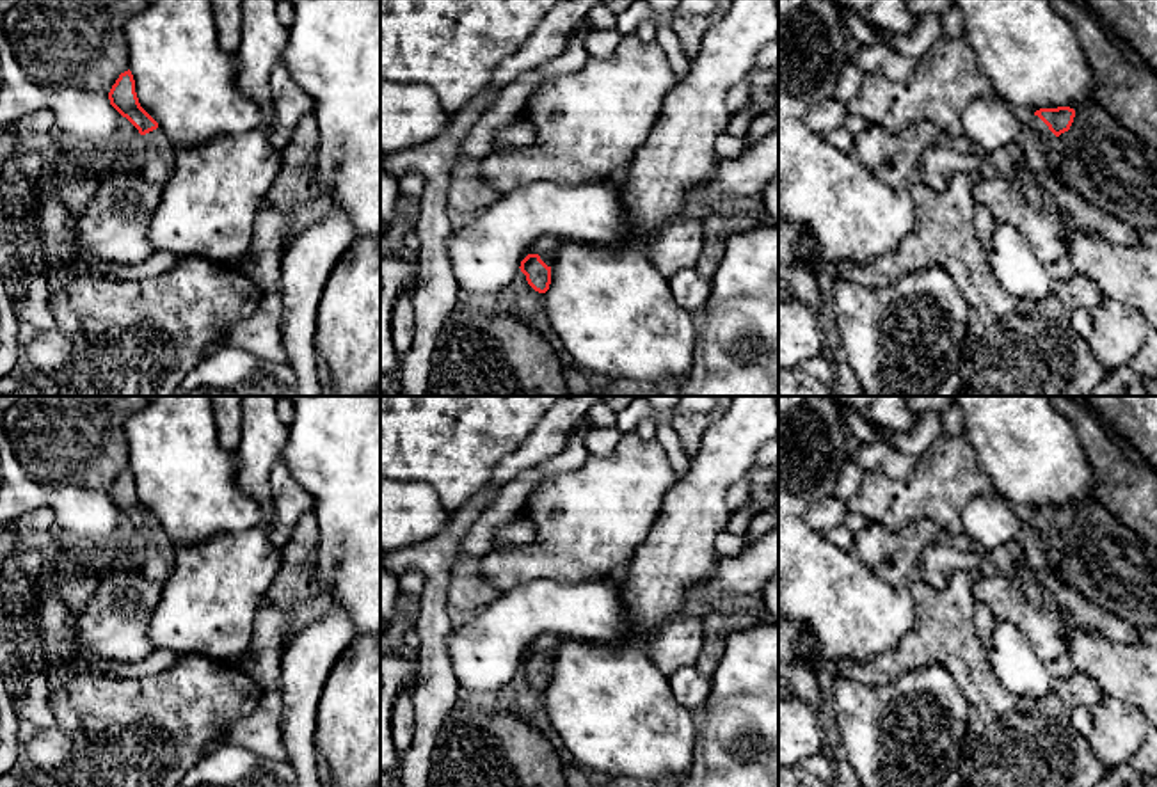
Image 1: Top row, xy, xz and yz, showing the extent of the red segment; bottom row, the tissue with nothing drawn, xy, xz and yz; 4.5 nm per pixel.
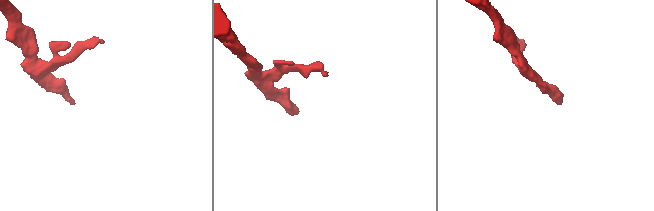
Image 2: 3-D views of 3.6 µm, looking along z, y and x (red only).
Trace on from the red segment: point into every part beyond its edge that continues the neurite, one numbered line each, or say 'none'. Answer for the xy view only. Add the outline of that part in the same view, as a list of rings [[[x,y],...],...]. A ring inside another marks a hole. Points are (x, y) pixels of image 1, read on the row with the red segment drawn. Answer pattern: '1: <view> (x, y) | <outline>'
1: xy (159, 160) | [[[158,126],[142,135],[140,174],[144,179],[165,187],[176,171],[174,146]]]

